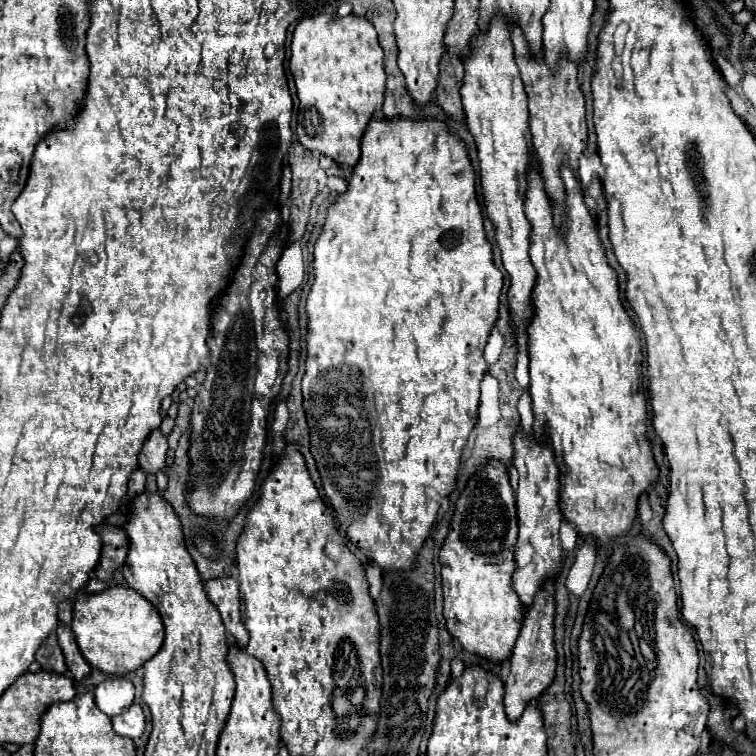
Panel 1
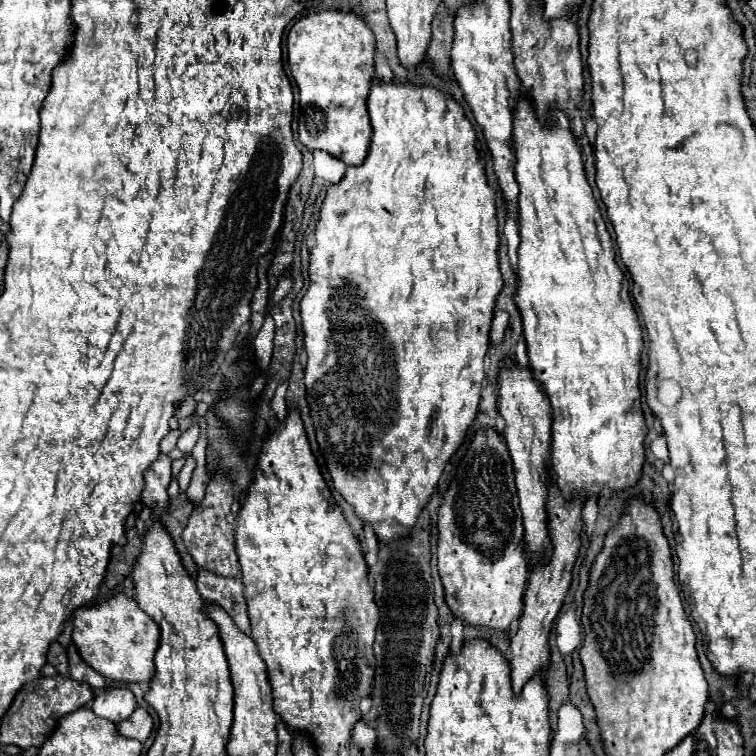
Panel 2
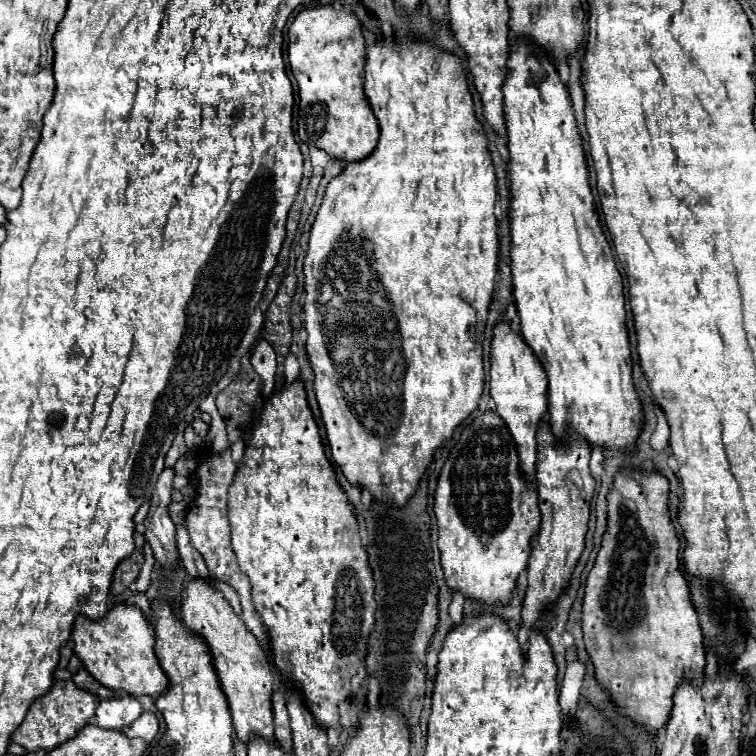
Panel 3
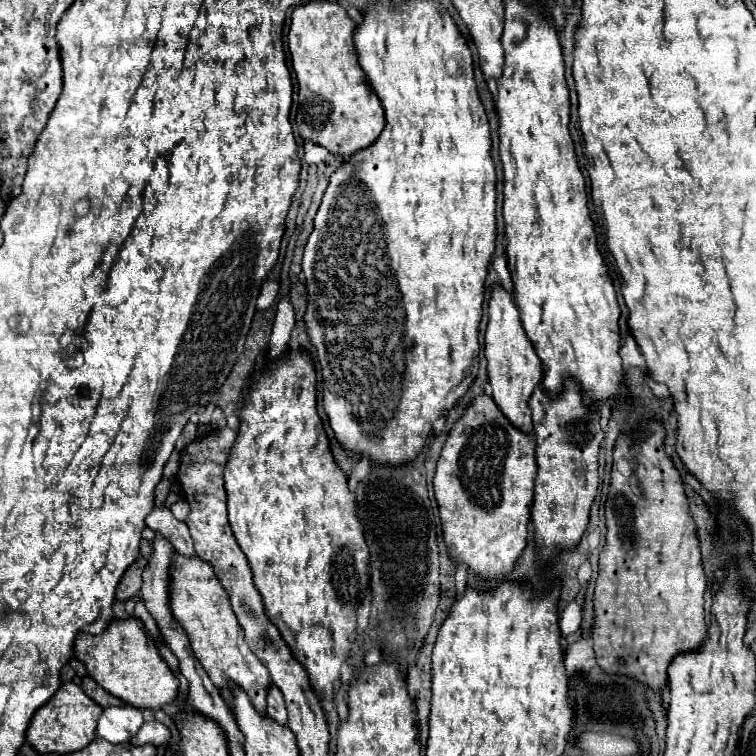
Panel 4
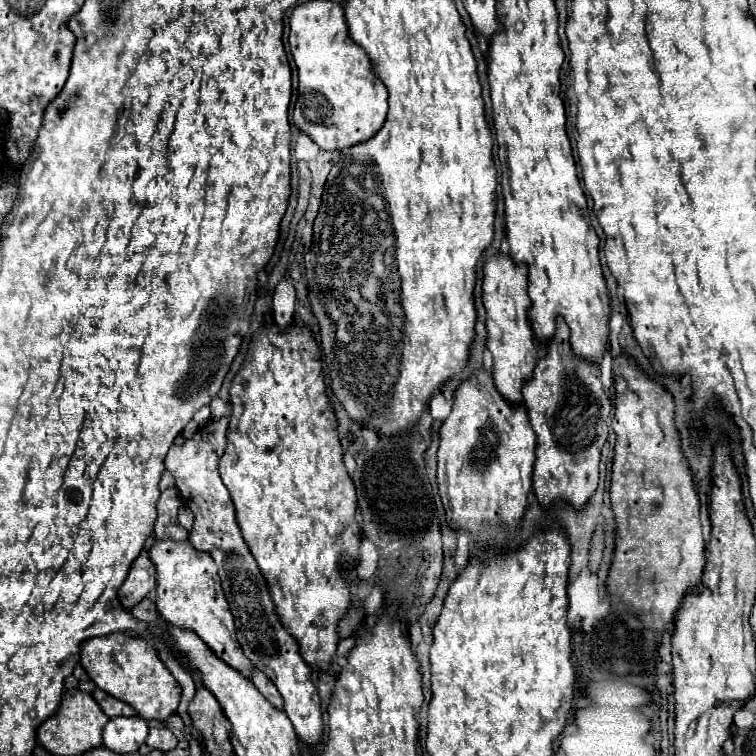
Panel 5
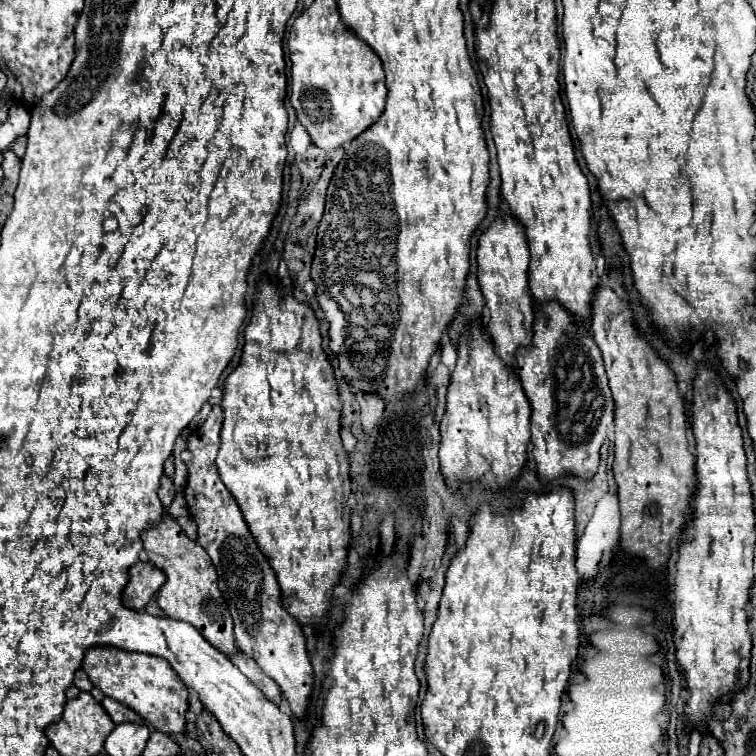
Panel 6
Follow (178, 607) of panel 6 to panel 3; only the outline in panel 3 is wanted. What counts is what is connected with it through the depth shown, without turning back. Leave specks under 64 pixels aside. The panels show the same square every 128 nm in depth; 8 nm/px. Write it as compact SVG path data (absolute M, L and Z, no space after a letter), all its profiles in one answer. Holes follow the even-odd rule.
M192 580L186 586L186 598L182 602L182 620L192 632L202 636L210 648L222 690L230 702L236 738L244 744L248 744L252 736L264 738L266 742L276 740L272 724L272 692L276 676L270 672L264 650L260 648L256 636L246 628L242 618L228 608L224 596L220 596L220 592L216 592L208 580Z

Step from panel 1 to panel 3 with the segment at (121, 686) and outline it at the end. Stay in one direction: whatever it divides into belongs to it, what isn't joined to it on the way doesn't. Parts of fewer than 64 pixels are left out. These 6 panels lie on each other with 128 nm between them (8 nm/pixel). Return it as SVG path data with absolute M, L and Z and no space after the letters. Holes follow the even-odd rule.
M134 696L100 700L96 708L96 724L108 730L122 730L142 714L142 706Z

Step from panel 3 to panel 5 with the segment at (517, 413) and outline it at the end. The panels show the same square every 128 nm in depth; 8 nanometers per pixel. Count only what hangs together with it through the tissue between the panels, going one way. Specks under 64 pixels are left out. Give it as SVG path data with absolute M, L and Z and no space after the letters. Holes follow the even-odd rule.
M494 256L488 258L484 264L482 300L486 306L486 346L494 360L494 386L510 404L522 404L522 386L532 378L532 370L540 358L540 350L538 346L534 346L534 334L526 316L530 308L526 270L528 268L524 268L524 264L512 264L508 256Z

